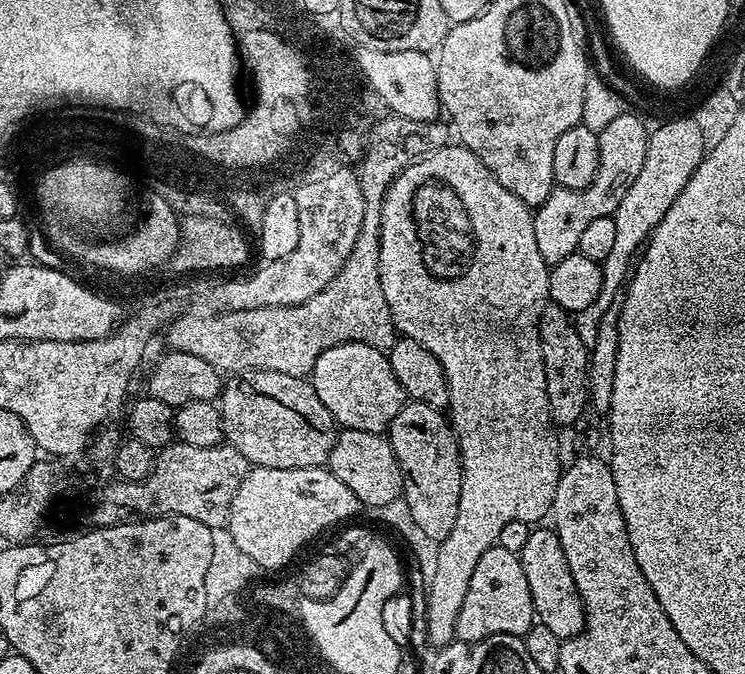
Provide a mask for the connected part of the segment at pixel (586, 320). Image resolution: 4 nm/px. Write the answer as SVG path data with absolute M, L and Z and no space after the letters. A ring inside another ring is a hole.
M680 114L677 120L668 120L649 131L642 170L638 173L638 178L634 178L630 190L626 190L622 202L618 202L618 210L611 216L615 241L610 255L600 265L602 290L598 298L586 306L586 310L575 313L574 316L578 338L582 338L584 344L591 346L594 338L598 338L598 322L602 322L602 314L606 314L606 310L610 310L610 302L621 295L642 245L652 235L658 222L662 222L666 210L674 206L674 198L678 198L686 182L690 182L696 167L704 161L705 151L706 145L700 139L700 131L697 131L696 124L689 123L688 114Z

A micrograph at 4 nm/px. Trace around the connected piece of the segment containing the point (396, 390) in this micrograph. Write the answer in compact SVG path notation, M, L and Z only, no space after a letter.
M358 342L330 346L330 350L318 354L318 362L314 362L310 373L310 383L318 398L322 398L322 406L330 410L341 429L387 433L398 410L406 403L402 386L398 378L394 378L394 370L390 370L387 355L381 349Z

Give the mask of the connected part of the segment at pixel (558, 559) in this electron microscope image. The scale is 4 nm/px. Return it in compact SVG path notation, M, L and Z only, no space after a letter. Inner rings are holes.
M544 526L532 528L530 538L526 538L526 546L522 546L518 555L526 574L526 586L530 586L535 619L558 634L563 642L574 638L584 628L584 603L578 586L574 586L574 574L570 574L570 562L566 562L558 534L551 527L540 527Z

